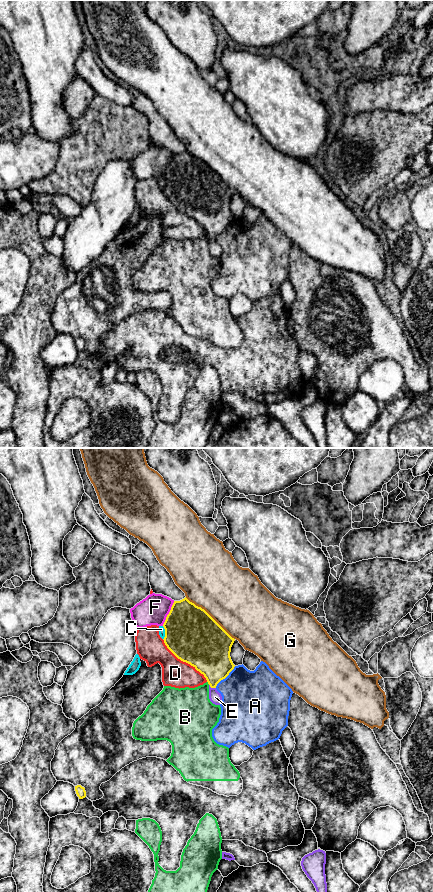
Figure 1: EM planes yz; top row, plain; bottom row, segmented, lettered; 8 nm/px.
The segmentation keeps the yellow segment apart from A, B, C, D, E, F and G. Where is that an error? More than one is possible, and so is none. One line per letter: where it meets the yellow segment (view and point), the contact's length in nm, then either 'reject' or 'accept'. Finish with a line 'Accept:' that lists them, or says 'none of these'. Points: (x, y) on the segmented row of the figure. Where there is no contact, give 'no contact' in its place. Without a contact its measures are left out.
A: meets yellow in yz at (225, 677); contact 240 nm long; reject
B: meets yellow in yz at (208, 683); contact 40 nm long; reject
C: meets yellow in yz at (165, 633); contact 110 nm long; reject
D: meets yellow in yz at (184, 661); contact 500 nm long; reject
E: meets yellow in yz at (212, 687); contact 70 nm long; accept
F: meets yellow in yz at (169, 613); contact 220 nm long; reject
G: meets yellow in yz at (209, 615); contact 500 nm long; reject
Accept: E

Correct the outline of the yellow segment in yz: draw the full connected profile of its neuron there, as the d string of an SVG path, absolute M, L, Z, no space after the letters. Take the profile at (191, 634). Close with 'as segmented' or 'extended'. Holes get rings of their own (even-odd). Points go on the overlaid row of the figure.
M186 597L174 601L163 627L167 648L204 675L209 684L210 701L220 705L222 696L216 686L235 667L230 657L235 639Z; extended

